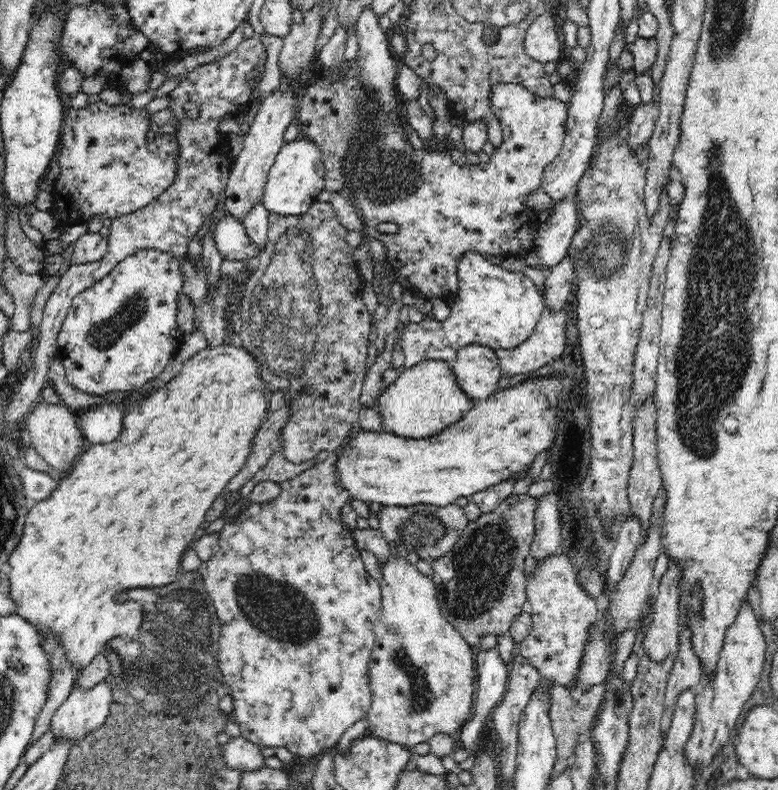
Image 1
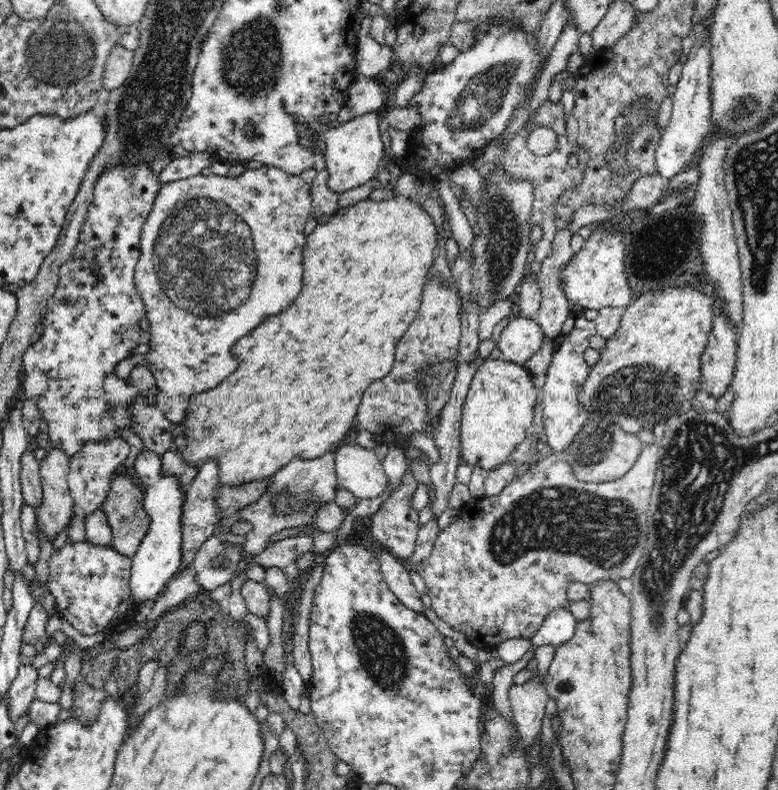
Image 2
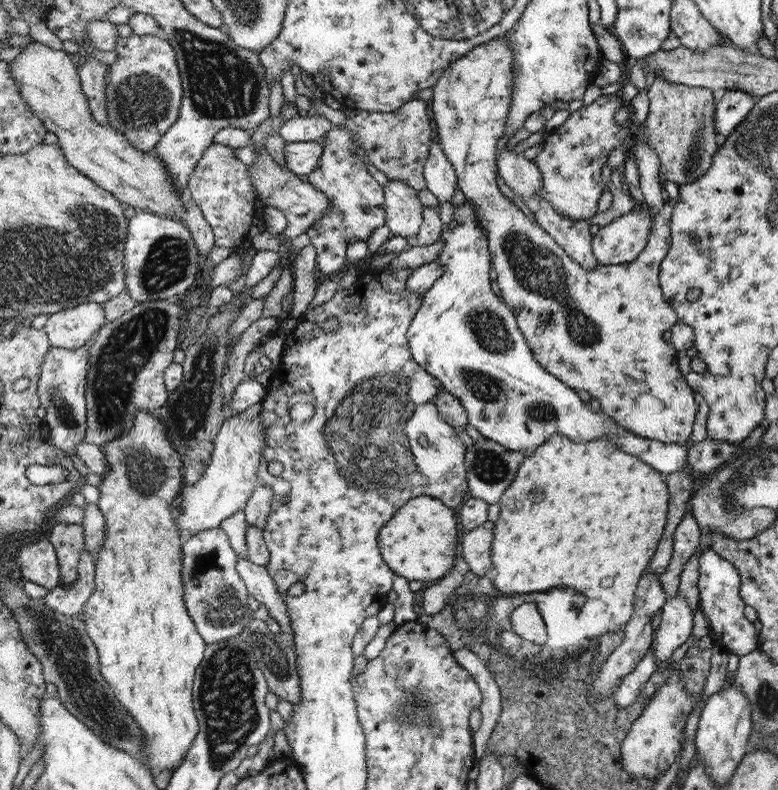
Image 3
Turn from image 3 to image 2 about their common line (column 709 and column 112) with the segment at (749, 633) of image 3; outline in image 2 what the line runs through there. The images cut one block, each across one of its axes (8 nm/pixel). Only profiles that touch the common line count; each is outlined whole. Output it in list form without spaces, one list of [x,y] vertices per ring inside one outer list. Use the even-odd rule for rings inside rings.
[[[86,541],[66,542],[61,548],[53,550],[48,560],[48,570],[50,574],[48,574],[45,585],[55,598],[55,609],[78,632],[86,636],[92,636],[92,634],[98,634],[98,632],[107,632],[107,627],[112,630],[111,620],[114,618],[118,619],[118,621],[124,620],[124,618],[134,620],[136,604],[132,600],[129,587],[132,561],[127,556],[122,556],[119,552],[106,545],[95,545]]]

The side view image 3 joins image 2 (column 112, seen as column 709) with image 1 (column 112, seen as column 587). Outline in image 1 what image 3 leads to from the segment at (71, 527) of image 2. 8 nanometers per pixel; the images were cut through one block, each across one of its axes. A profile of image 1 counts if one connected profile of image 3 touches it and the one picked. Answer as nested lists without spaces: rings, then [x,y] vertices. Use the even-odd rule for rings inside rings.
[[[145,248],[127,256],[90,288],[73,299],[57,334],[58,352],[66,380],[80,392],[102,396],[107,392],[138,390],[162,374],[172,354],[182,344],[185,334],[178,329],[178,294],[182,294],[184,277],[180,258],[160,249]]]

